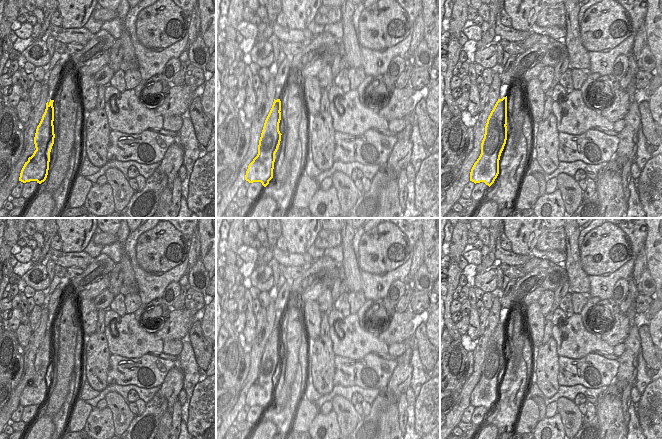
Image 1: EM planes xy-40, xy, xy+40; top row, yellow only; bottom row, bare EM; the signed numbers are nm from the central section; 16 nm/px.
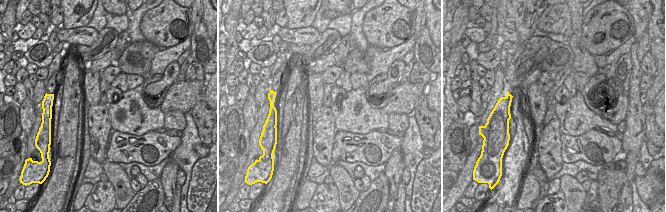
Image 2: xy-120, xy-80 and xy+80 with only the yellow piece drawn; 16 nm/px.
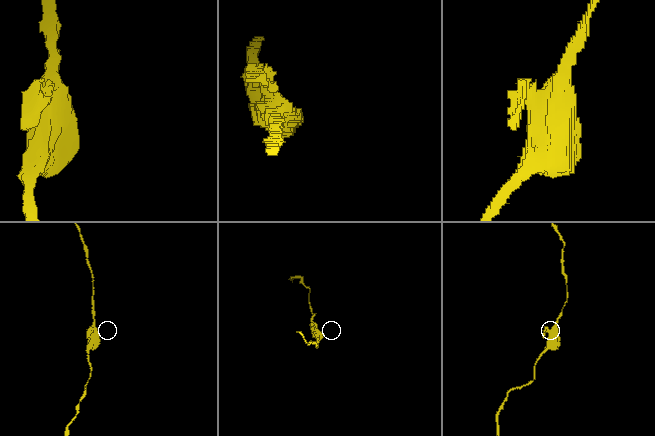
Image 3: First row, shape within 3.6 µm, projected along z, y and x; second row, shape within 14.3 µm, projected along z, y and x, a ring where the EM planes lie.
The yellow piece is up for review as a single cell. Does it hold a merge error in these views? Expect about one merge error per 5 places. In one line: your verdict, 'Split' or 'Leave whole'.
Split.

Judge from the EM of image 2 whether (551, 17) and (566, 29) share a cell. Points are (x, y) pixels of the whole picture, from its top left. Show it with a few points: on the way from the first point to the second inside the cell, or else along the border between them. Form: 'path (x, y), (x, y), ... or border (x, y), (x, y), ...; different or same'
path (555, 19), (562, 25); same

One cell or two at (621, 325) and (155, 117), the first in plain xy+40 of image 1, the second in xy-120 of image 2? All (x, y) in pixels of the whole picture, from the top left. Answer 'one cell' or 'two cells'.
two cells

